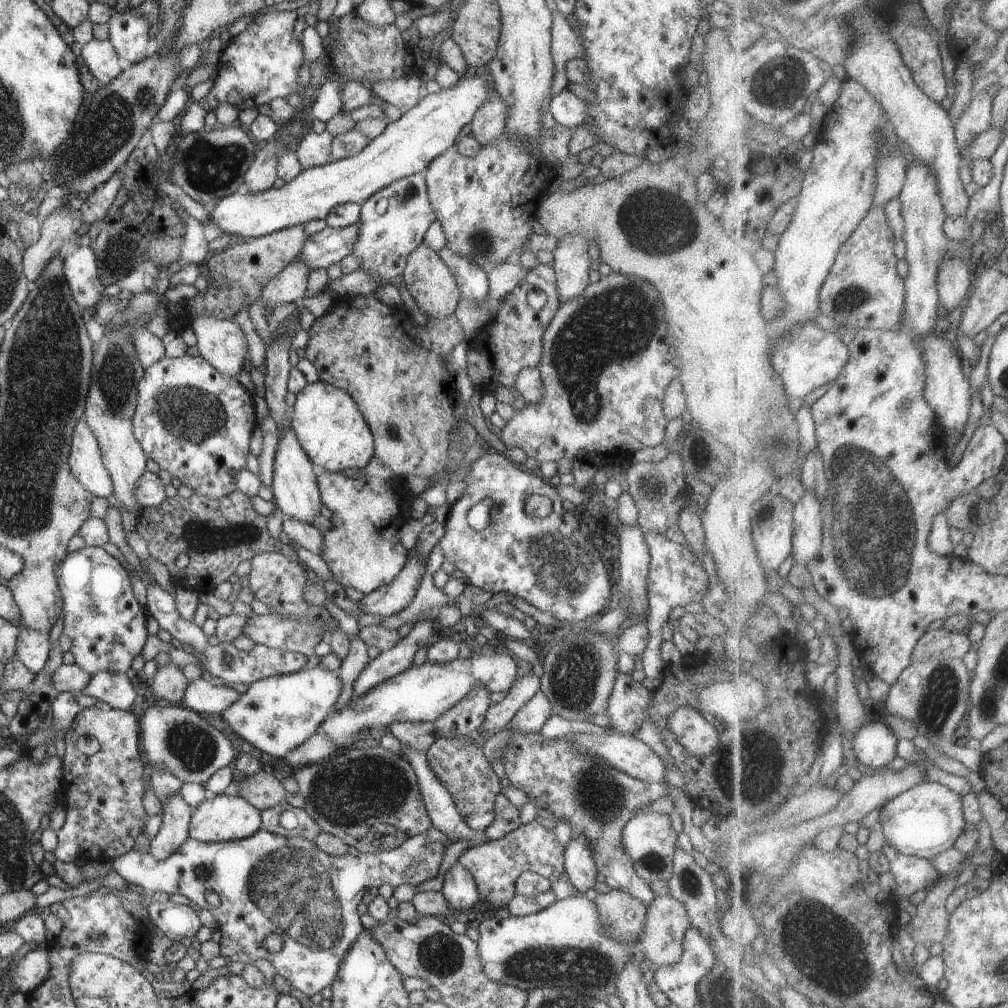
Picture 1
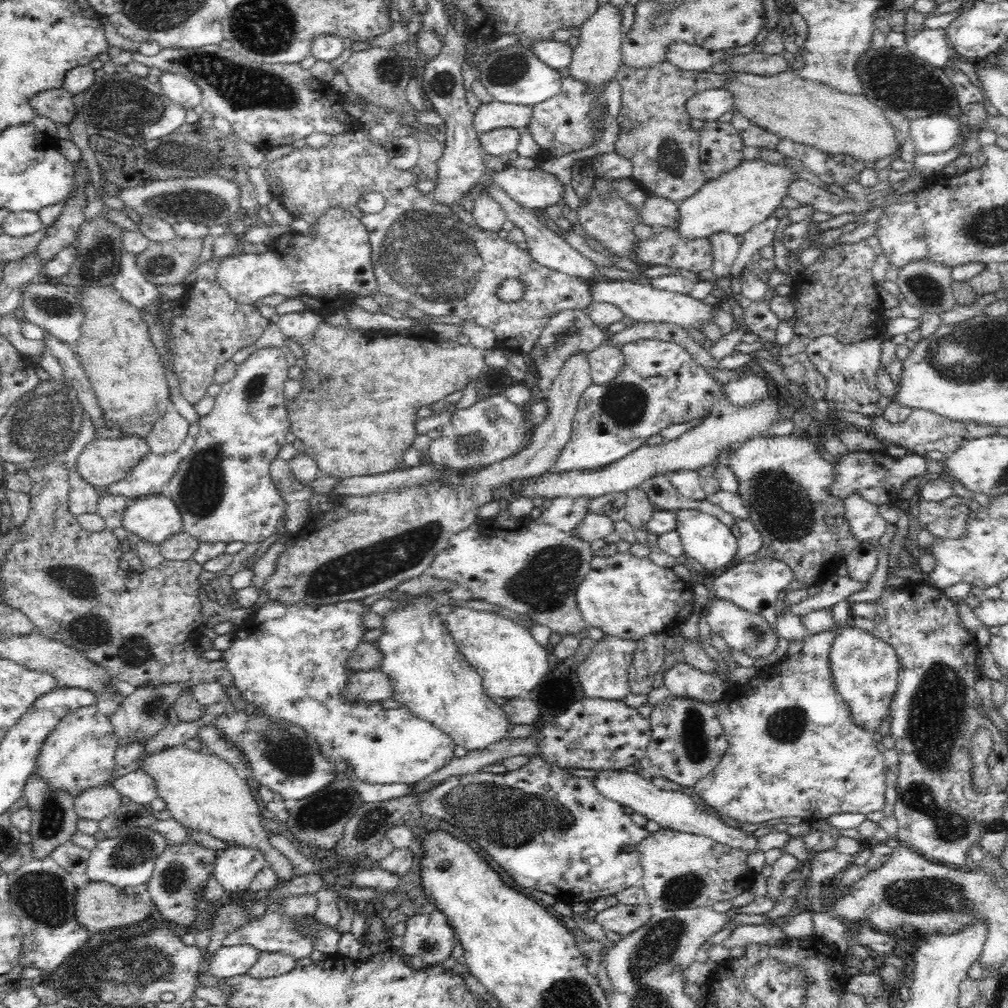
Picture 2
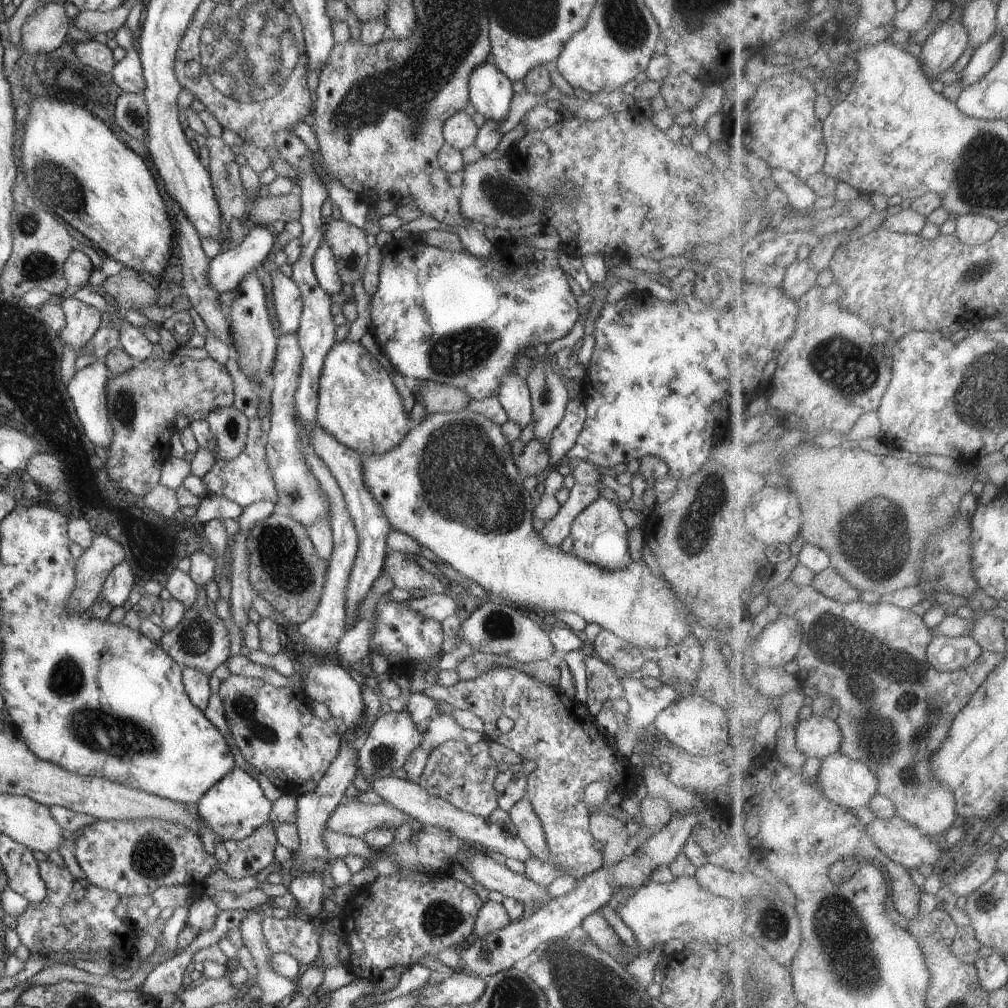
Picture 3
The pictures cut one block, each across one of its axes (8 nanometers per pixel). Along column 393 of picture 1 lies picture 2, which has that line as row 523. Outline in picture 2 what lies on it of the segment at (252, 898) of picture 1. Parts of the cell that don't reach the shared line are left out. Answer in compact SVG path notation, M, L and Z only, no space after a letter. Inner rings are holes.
M854 493L844 499L845 518L850 523L850 531L860 542L877 542L886 532L886 520L878 514L878 506Z

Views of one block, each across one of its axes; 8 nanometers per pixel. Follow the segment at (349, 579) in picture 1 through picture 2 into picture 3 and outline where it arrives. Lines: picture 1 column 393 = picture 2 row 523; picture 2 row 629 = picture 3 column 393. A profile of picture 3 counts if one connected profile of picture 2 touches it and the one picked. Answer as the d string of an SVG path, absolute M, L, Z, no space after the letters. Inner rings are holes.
M388 551L383 566L386 566L386 572L394 586L407 591L426 590L427 594L447 592L447 581L428 573L416 562L416 558L417 555Z

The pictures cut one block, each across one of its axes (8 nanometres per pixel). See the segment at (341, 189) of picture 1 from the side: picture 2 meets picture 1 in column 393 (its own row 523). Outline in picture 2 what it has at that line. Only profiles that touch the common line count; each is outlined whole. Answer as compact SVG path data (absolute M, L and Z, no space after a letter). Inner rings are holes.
M148 495L131 500L122 526L137 539L160 544L182 531L183 517L176 504L164 495Z

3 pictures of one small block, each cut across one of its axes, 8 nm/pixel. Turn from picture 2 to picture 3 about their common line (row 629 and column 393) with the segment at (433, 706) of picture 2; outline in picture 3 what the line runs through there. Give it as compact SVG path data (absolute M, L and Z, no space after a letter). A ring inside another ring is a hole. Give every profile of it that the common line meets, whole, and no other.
M340 340L334 343L330 352L326 354L318 381L317 390L317 422L330 432L340 444L355 450L358 454L380 456L400 446L400 442L410 432L411 419L404 406L403 398L392 383L391 374L382 363L370 354L359 341ZM362 362L368 362L368 370Z

